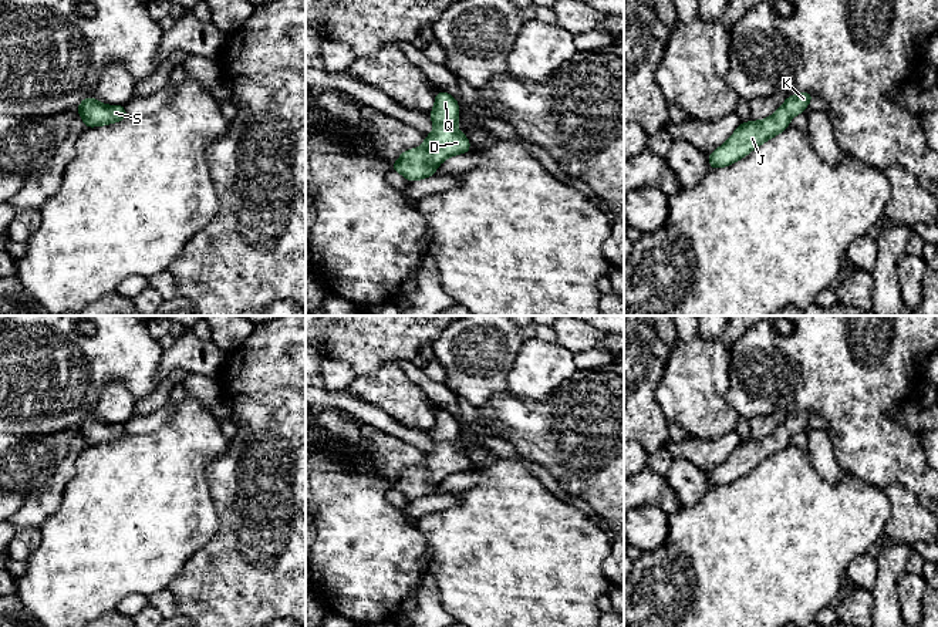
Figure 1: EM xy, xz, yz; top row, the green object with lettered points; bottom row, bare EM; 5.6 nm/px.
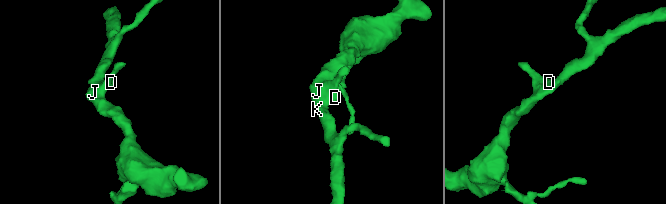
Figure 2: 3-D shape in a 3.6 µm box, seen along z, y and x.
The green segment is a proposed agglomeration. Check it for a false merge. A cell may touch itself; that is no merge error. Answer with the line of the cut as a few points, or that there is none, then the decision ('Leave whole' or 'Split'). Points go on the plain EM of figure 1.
No split. Leave whole

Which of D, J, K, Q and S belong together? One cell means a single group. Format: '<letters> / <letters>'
D J K Q S

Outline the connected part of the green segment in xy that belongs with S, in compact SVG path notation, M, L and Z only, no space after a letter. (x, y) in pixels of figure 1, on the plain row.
M91 414L80 421L77 429L84 439L84 446L109 444L128 436L125 424L104 424Z

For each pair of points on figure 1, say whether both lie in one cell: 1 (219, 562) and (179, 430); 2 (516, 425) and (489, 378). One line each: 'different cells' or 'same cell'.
1: different cells
2: different cells

